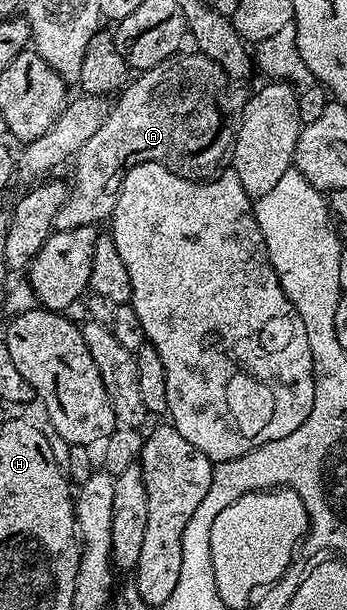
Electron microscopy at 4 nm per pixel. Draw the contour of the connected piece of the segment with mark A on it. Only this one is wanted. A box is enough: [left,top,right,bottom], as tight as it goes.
[55,51,237,231]

